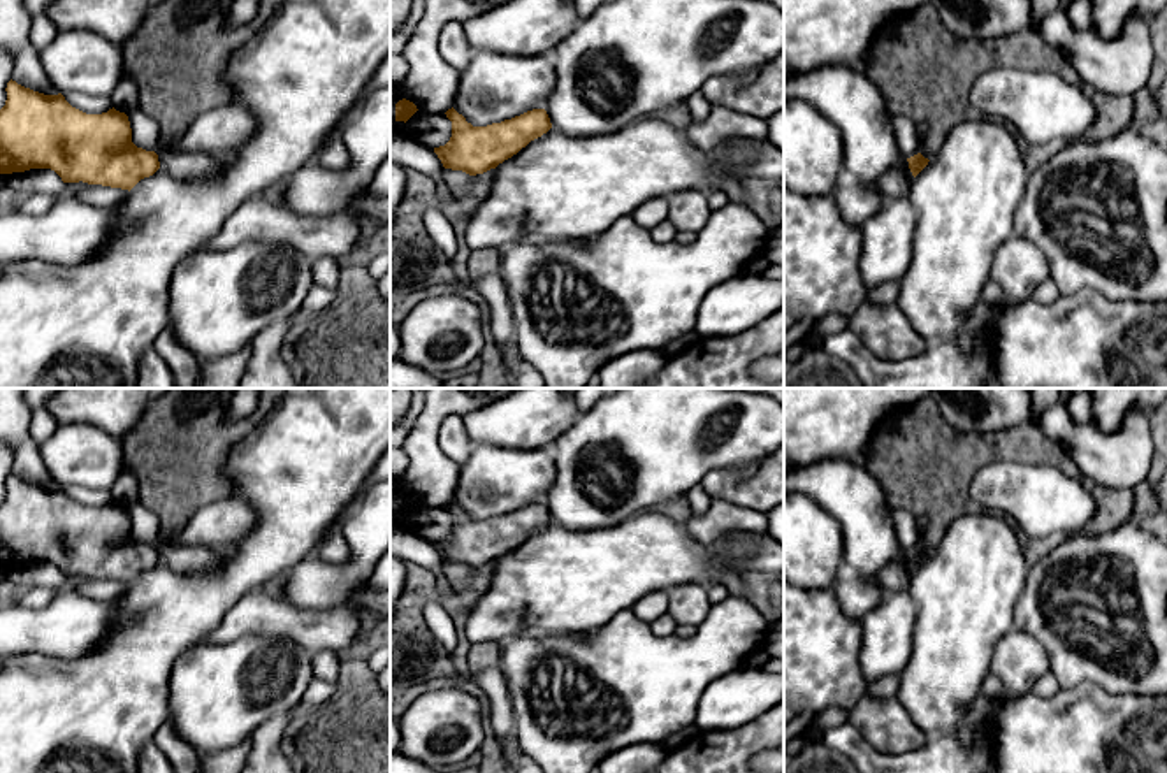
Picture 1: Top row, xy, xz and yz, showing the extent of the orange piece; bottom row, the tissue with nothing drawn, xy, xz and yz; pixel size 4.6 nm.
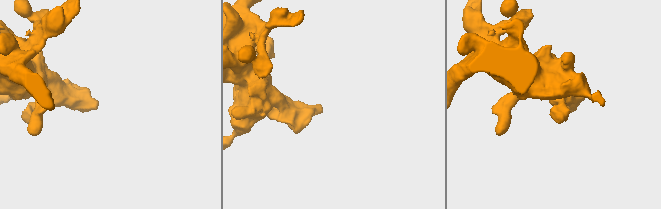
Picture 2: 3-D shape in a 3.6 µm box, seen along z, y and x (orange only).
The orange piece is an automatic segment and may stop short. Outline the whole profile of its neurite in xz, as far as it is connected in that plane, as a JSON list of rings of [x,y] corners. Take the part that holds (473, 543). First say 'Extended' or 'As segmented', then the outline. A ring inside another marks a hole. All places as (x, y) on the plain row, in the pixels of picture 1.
As segmented. [[[453,501],[445,508],[452,515],[452,531],[445,539],[434,541],[434,546],[445,562],[469,569],[496,562],[552,522],[545,502],[533,502],[487,520],[473,520]]]

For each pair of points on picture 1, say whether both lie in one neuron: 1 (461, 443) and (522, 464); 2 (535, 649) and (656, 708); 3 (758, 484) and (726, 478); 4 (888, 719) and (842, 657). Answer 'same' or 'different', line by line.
1: different
2: same
3: same
4: different

